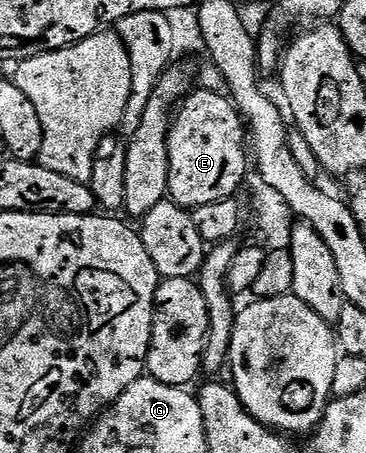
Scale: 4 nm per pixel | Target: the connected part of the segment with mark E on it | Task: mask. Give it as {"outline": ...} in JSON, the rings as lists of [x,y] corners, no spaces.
{"outline":[[[199,89],[184,98],[168,131],[168,192],[171,200],[189,211],[233,196],[248,169],[250,173],[244,118],[223,92],[211,93],[208,89]]]}

